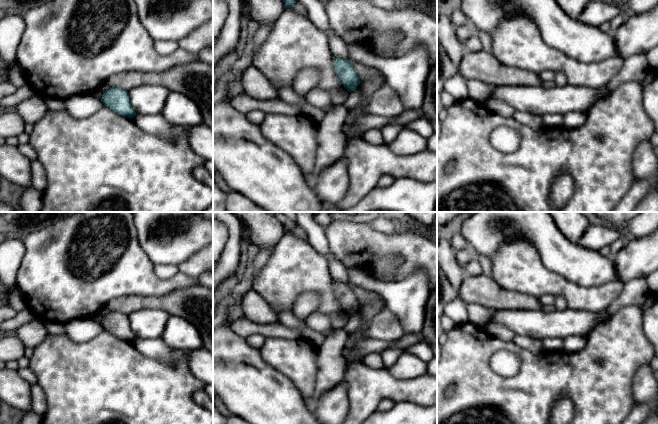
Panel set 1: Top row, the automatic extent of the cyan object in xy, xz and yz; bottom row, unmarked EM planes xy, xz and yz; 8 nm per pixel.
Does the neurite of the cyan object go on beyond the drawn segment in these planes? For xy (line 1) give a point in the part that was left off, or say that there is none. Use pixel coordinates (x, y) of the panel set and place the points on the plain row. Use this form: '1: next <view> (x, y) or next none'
1: next none

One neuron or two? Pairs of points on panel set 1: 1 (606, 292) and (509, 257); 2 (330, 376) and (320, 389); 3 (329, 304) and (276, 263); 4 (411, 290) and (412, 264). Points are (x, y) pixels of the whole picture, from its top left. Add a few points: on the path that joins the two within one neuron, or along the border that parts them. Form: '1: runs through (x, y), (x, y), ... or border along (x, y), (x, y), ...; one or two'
1: runs through (582, 294), (574, 294), (563, 286), (533, 278); one
2: runs through (327, 379), (321, 386); one
3: runs through (321, 289), (300, 268), (291, 267); one
4: border along (426, 271), (417, 268), (404, 278), (391, 282); two

